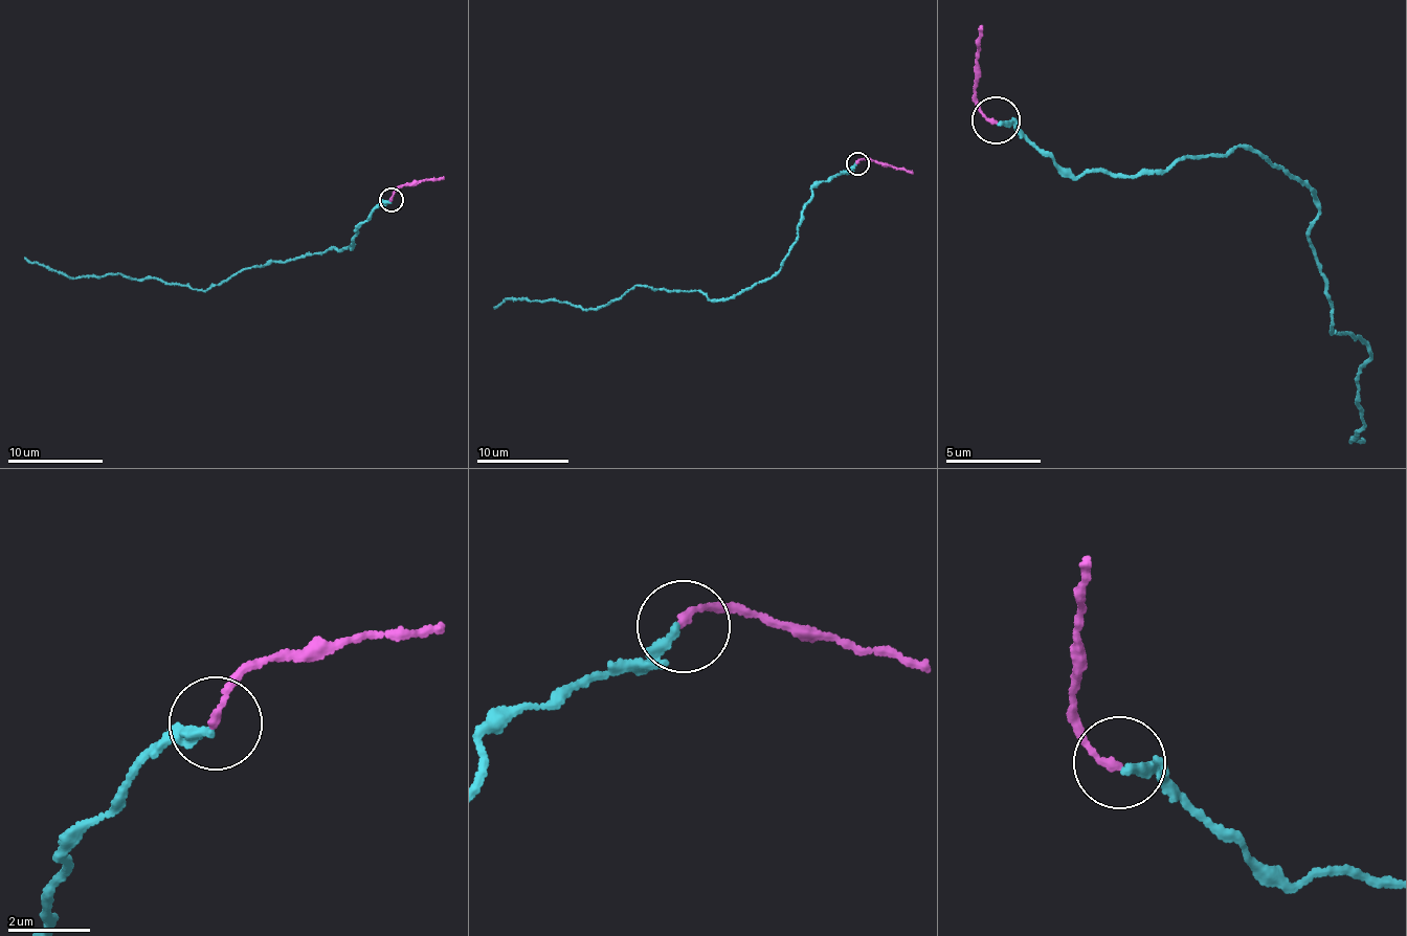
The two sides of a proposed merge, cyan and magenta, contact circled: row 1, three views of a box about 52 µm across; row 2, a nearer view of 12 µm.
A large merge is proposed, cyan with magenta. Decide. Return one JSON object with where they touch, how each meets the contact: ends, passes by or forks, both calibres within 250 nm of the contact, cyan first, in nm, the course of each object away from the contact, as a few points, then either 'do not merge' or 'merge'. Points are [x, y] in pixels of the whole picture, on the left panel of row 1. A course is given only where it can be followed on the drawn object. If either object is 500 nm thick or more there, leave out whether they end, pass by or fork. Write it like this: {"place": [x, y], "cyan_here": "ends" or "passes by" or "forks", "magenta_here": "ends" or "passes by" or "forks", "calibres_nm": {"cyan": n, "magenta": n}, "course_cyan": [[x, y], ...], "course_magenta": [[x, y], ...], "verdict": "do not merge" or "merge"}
{"place": [391, 200], "cyan_here": "ends", "magenta_here": "ends", "calibres_nm": {"cyan": 220, "magenta": 170}, "course_cyan": [[389, 200], [374, 206], [355, 247], [241, 269], [192, 290], [114, 273], [67, 276], [25, 257]], "course_magenta": [[392, 200], [403, 185], [444, 177]], "verdict": "merge"}

